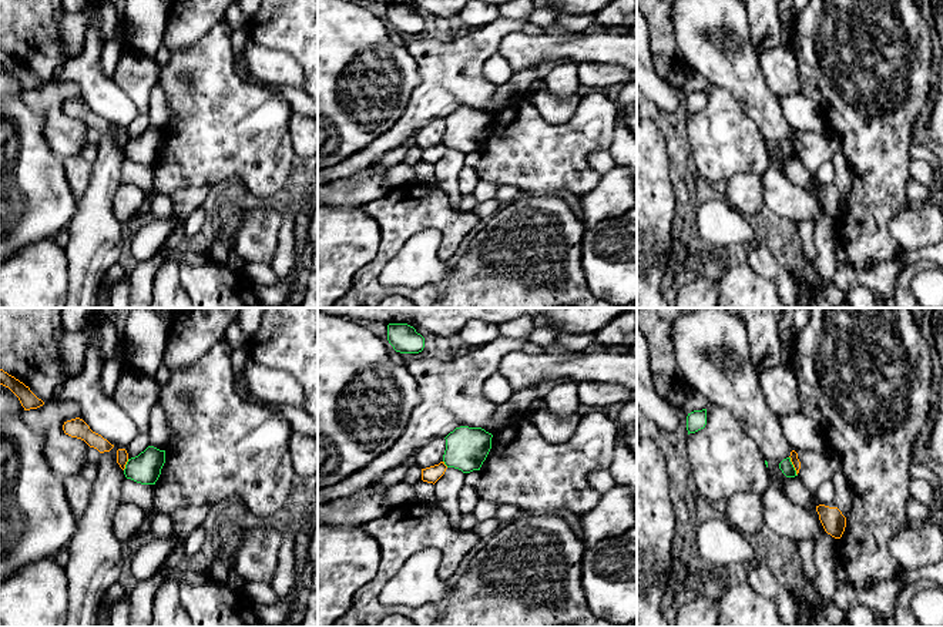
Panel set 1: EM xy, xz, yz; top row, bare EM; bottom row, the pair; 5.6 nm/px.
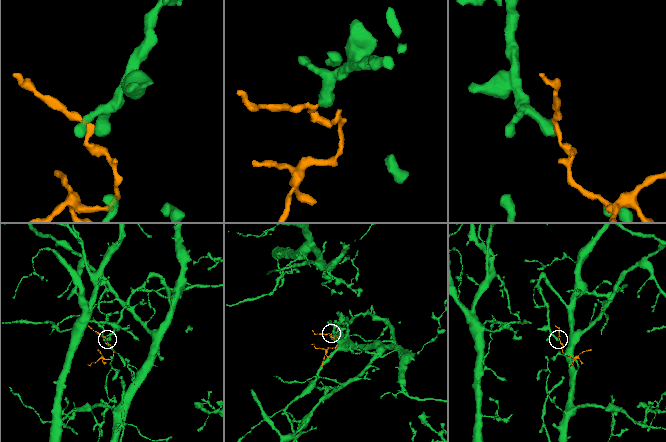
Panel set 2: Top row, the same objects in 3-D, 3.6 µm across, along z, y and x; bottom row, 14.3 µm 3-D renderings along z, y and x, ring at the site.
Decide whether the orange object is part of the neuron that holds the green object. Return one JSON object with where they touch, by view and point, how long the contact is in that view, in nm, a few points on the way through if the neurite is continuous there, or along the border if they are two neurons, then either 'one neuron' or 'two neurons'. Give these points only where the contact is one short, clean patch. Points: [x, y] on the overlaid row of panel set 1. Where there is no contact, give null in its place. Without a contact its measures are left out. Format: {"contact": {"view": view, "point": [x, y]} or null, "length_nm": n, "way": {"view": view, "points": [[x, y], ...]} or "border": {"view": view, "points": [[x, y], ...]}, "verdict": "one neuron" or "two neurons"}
{"contact": {"view": "yz", "point": [792, 466]}, "length_nm": 120, "border": {"view": "yz", "points": [[789, 456], [796, 475]]}, "verdict": "two neurons"}

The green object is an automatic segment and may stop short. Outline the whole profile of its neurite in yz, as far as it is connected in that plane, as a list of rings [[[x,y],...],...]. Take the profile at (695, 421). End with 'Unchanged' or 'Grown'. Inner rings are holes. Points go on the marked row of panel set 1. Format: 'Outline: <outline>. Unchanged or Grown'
Outline: [[[707,409],[694,410],[687,416],[687,430],[689,433],[695,433],[704,429],[707,425]]]. Unchanged

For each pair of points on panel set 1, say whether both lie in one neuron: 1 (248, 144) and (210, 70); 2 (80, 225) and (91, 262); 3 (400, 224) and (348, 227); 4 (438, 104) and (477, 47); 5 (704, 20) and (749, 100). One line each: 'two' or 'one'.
1: one
2: one
3: two
4: one
5: one

